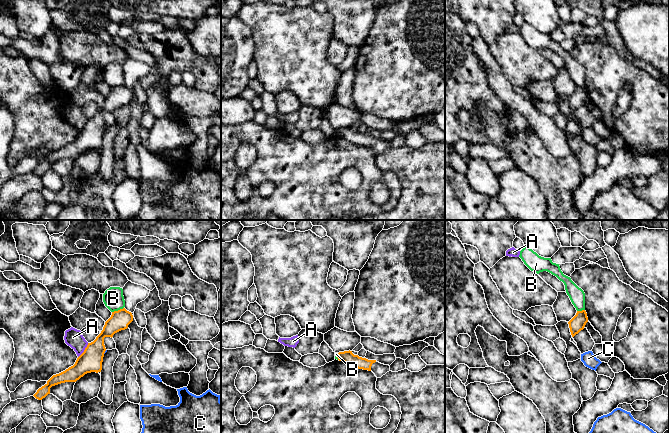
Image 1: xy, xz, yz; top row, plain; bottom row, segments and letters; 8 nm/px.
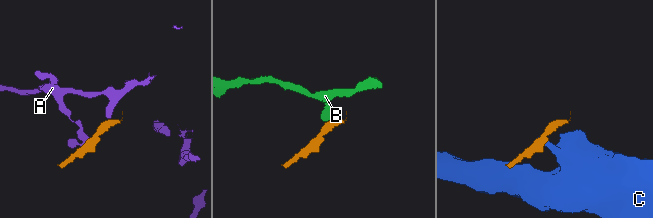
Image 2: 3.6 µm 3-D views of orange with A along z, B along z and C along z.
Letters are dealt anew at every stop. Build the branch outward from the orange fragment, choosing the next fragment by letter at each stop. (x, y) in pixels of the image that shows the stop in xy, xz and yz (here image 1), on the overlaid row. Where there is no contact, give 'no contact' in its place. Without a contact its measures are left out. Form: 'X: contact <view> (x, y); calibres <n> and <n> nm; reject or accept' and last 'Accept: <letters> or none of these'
A: contact xy (84, 350); calibres 180 and 140 nm; reject
B: contact xy (118, 310); calibres 160 and 170 nm; reject
C: contact xy (104, 352); calibres 180 and 20 nm; reject
Accept: none of these

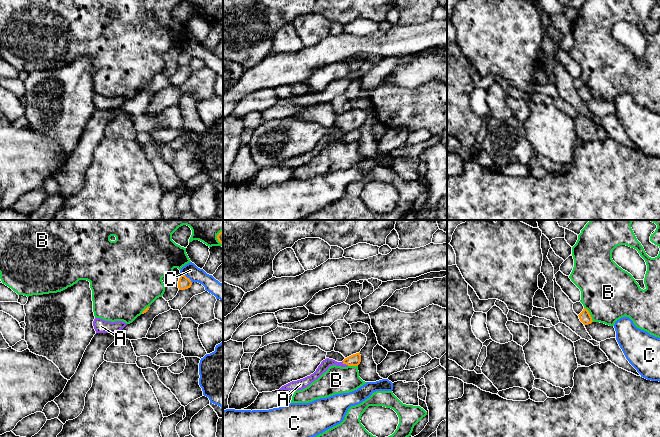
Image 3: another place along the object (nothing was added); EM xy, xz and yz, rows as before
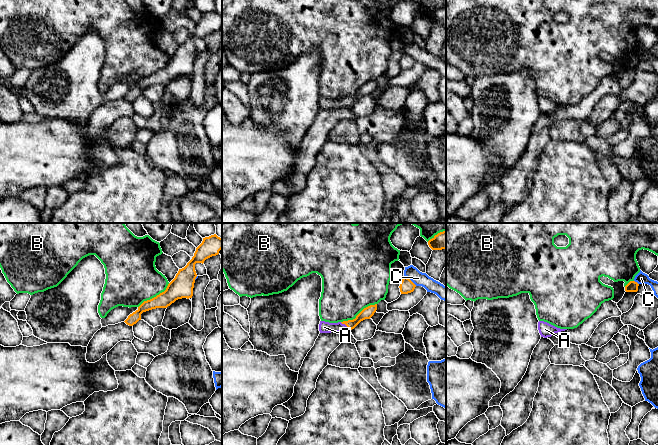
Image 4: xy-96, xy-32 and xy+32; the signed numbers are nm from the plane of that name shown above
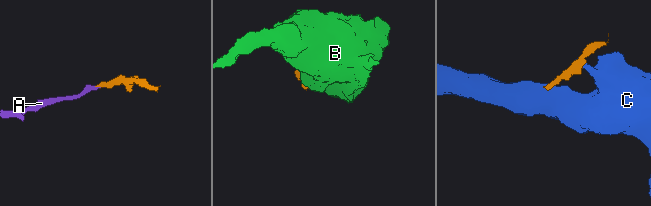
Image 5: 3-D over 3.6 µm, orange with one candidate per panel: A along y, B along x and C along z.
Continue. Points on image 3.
A: contact xz (345, 363); calibres 100 and 80 nm; accept
B: contact yz (589, 314); calibres 90 and 440 nm; reject
C: contact xy (186, 277); calibres 100 and 120 nm; reject
Accept: A

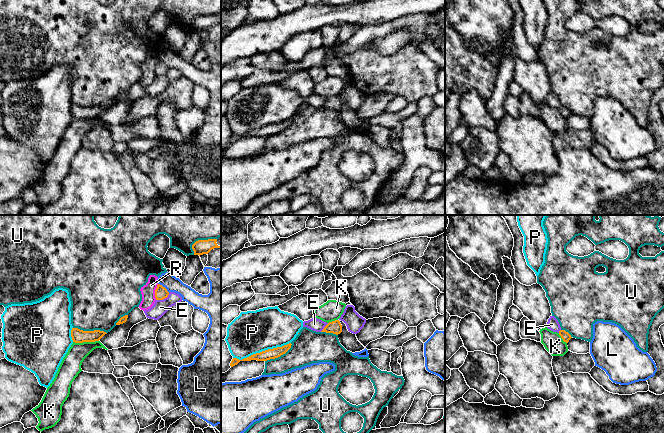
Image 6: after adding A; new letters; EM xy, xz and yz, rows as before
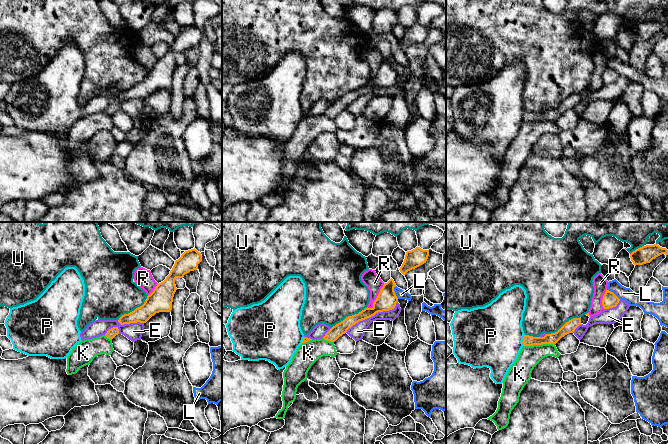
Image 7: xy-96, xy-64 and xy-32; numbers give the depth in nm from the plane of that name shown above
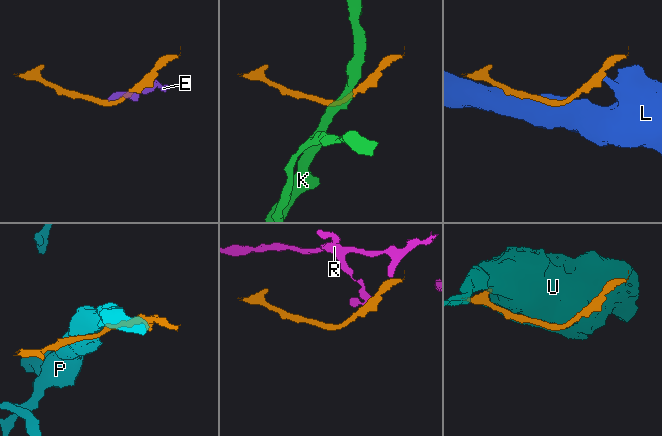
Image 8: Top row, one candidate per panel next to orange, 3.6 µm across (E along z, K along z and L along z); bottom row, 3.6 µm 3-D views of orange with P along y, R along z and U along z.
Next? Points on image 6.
E: contact xy (163, 298); calibres 100 and 120 nm; reject
K: contact xy (85, 341); calibres 110 and 170 nm; reject
L: contact xy (164, 287); calibres 100 and 120 nm; reject
P: contact xz (262, 351); calibres 80 and 340 nm; reject
R: contact xy (155, 292); calibres 100 and 110 nm; reject
U: contact xy (199, 240); calibres 120 and 440 nm; reject
Accept: none of these

